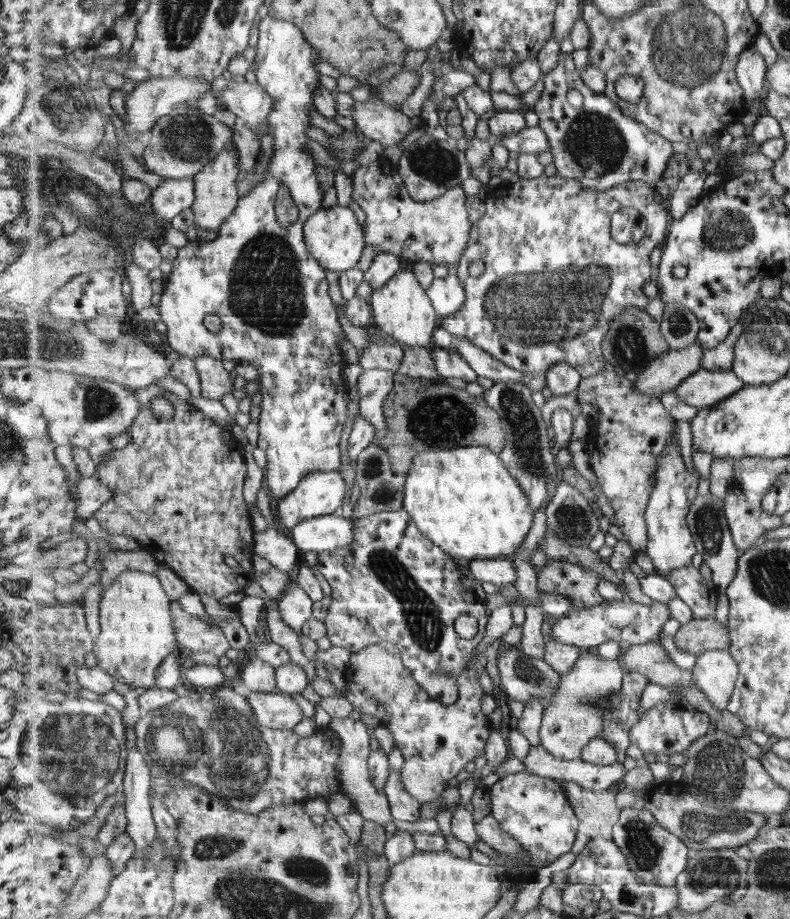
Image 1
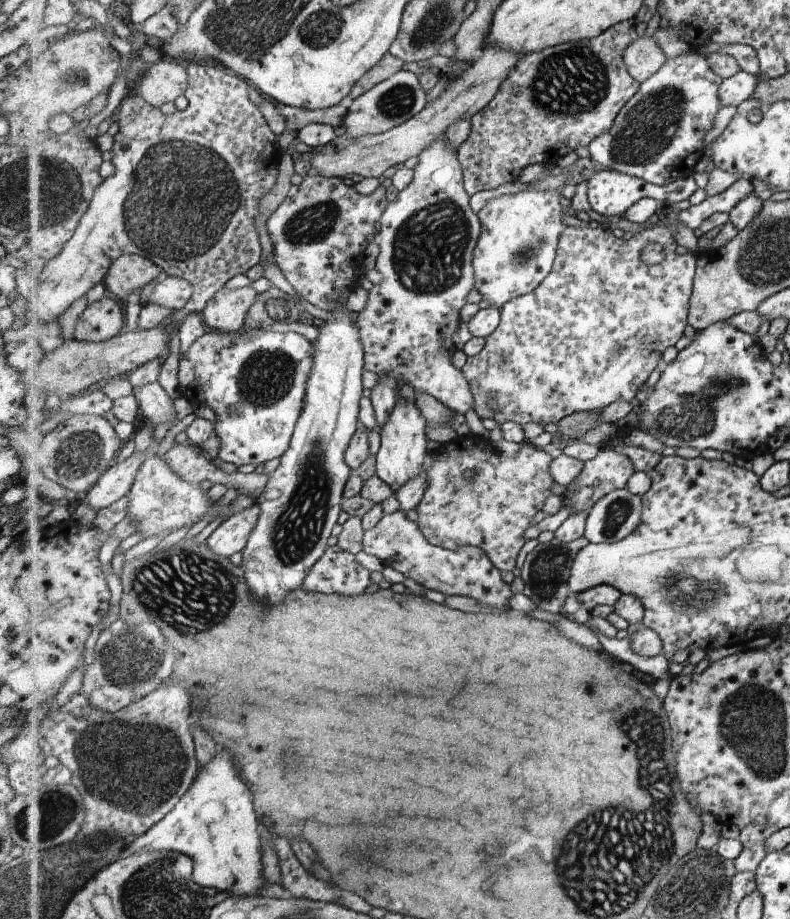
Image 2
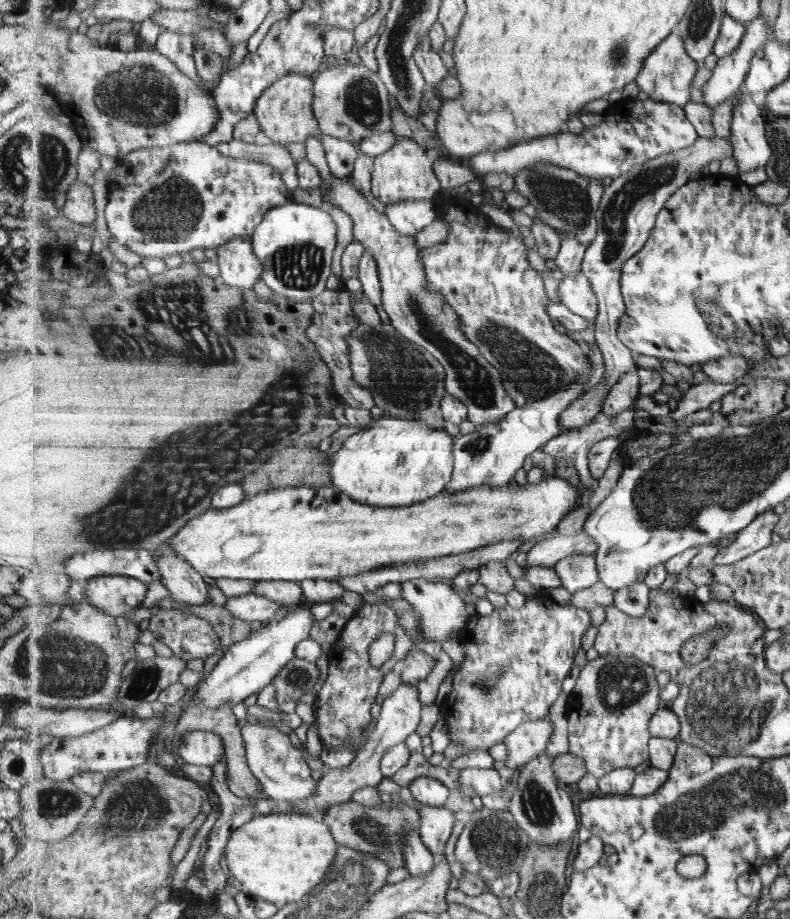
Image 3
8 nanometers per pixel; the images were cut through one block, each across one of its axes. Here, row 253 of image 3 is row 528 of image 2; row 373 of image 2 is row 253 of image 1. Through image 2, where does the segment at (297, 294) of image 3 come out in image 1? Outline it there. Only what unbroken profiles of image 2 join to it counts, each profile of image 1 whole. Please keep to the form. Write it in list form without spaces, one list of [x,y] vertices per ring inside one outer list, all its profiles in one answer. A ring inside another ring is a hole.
[[[340,204],[335,208],[322,209],[309,218],[304,227],[304,237],[309,252],[312,252],[312,255],[320,260],[327,270],[337,273],[357,267],[365,252],[366,232],[363,226],[359,224],[351,208]]]

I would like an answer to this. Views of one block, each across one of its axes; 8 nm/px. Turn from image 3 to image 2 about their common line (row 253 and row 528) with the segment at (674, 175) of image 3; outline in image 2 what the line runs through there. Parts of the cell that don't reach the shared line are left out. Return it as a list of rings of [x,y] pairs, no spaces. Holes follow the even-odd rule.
[[[626,488],[607,494],[589,510],[585,537],[597,544],[621,542],[641,526],[641,500]]]

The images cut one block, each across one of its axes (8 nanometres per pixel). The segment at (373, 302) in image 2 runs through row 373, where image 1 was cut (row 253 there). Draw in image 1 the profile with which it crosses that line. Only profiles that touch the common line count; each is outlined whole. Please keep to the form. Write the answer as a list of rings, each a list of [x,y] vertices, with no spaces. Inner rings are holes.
[[[392,159],[392,164],[387,164],[387,166],[383,166],[381,162],[377,162],[377,161],[370,163],[369,165],[361,165],[353,174],[353,186],[354,186],[354,192],[352,193],[353,201],[355,201],[366,214],[366,221],[365,221],[365,227],[364,227],[364,231],[366,232],[366,244],[369,244],[369,246],[375,246],[375,250],[377,250],[377,254],[382,254],[383,252],[387,252],[389,254],[395,254],[395,256],[398,256],[401,258],[407,258],[414,262],[427,262],[427,263],[432,263],[434,265],[442,264],[442,265],[448,266],[453,264],[455,265],[456,263],[458,264],[460,262],[461,257],[465,254],[465,247],[467,247],[467,243],[469,242],[469,237],[471,237],[471,231],[473,226],[471,225],[471,220],[469,220],[469,214],[467,214],[467,208],[465,208],[465,200],[467,200],[467,194],[465,194],[465,190],[463,190],[463,188],[461,187],[451,188],[451,190],[449,190],[447,193],[444,193],[443,196],[433,200],[429,200],[427,202],[416,201],[409,193],[408,186],[406,185],[404,178],[401,177],[399,170],[397,170],[397,168],[393,166],[393,159]]]

